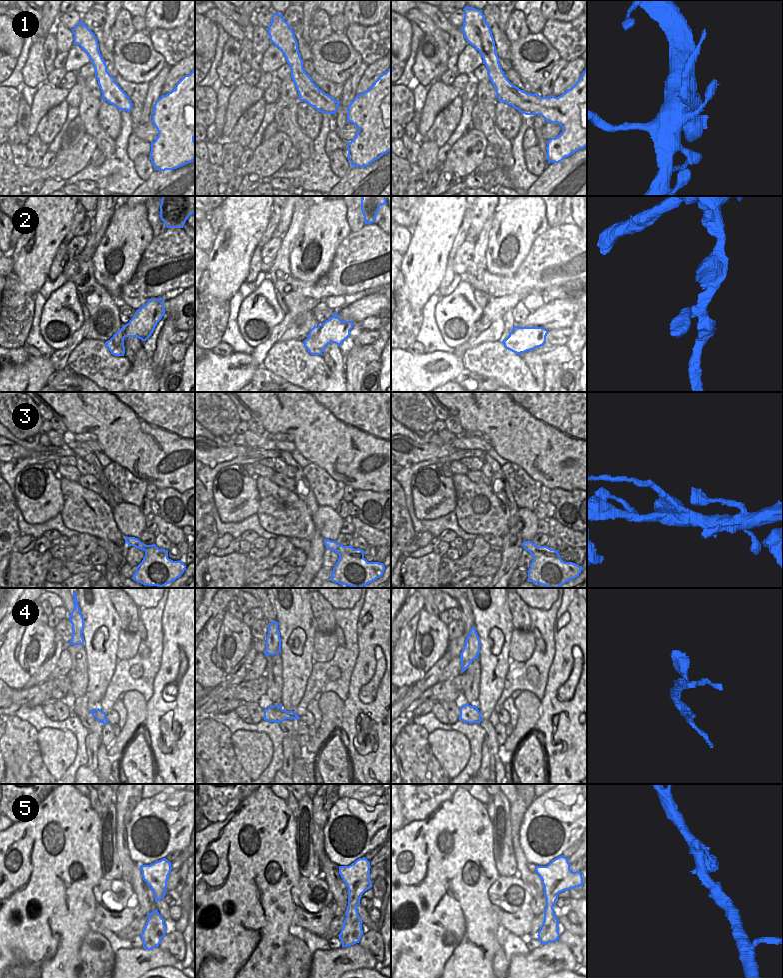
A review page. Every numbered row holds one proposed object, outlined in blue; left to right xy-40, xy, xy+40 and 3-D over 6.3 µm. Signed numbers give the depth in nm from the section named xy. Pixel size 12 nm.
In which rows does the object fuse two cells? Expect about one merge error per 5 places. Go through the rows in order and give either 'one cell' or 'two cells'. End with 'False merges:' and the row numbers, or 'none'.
1: two cells
2: one cell
3: one cell
4: one cell
5: one cell
False merges: 1

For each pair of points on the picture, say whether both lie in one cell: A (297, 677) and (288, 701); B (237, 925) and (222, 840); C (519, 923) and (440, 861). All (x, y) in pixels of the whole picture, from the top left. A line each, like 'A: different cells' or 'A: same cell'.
A: same cell
B: same cell
C: different cells

